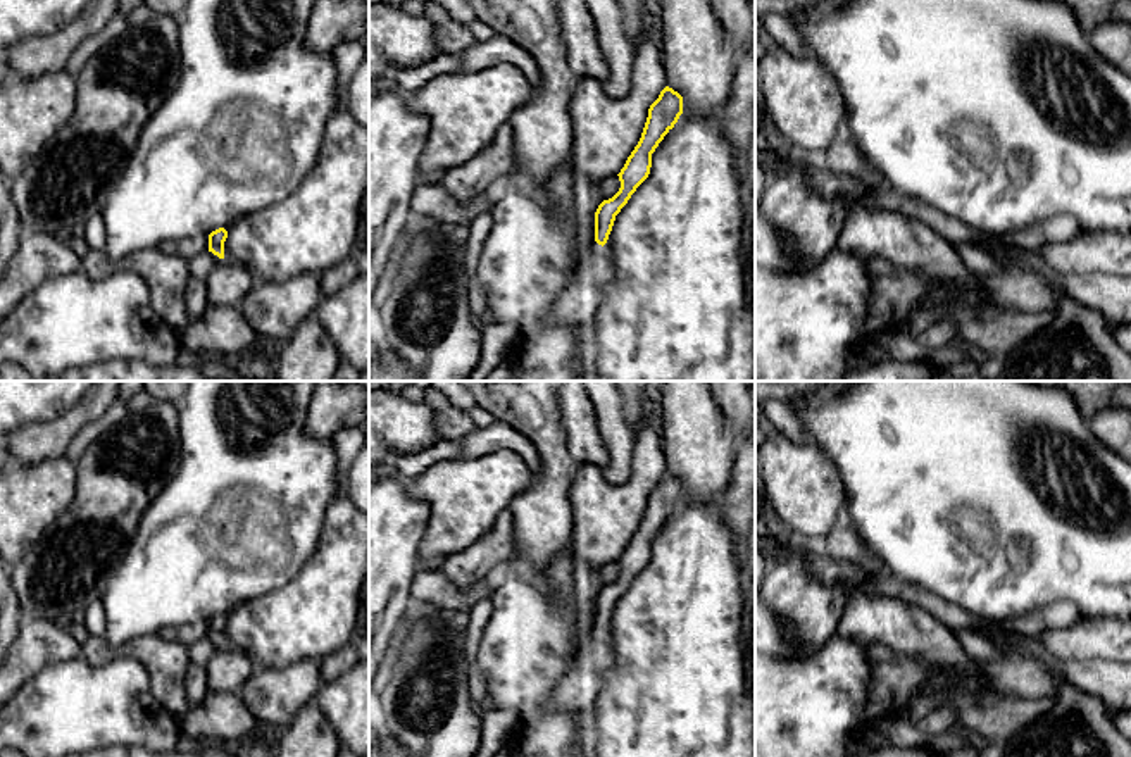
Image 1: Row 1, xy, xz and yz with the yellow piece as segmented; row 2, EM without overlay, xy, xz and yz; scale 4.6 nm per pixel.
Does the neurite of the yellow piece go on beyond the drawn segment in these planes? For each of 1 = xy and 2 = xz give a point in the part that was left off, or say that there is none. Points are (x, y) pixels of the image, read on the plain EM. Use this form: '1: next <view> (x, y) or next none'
1: next none
2: next none

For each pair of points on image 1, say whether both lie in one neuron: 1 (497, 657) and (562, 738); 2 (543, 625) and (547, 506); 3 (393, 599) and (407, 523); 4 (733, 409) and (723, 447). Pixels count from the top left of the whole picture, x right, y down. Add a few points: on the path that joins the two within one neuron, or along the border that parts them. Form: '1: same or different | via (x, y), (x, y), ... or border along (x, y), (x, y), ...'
1: same | via (518, 678), (523, 683), (528, 704), (542, 718)
2: different | border along (512, 556), (523, 554), (545, 573)
3: same | via (393, 580), (393, 542)
4: different | border along (714, 399), (737, 442)

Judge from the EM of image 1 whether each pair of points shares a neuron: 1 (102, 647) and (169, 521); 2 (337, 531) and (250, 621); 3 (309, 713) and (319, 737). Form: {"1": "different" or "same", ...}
{"1": "different", "2": "same", "3": "same"}

